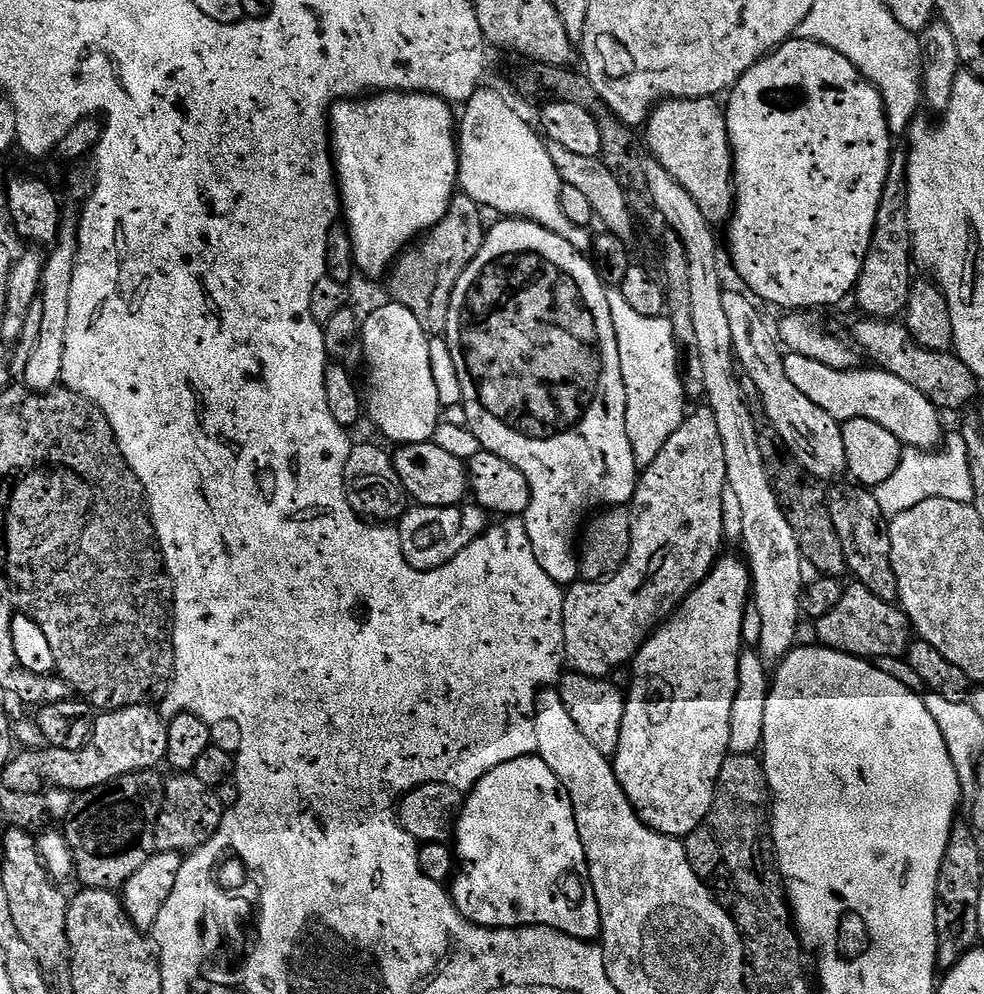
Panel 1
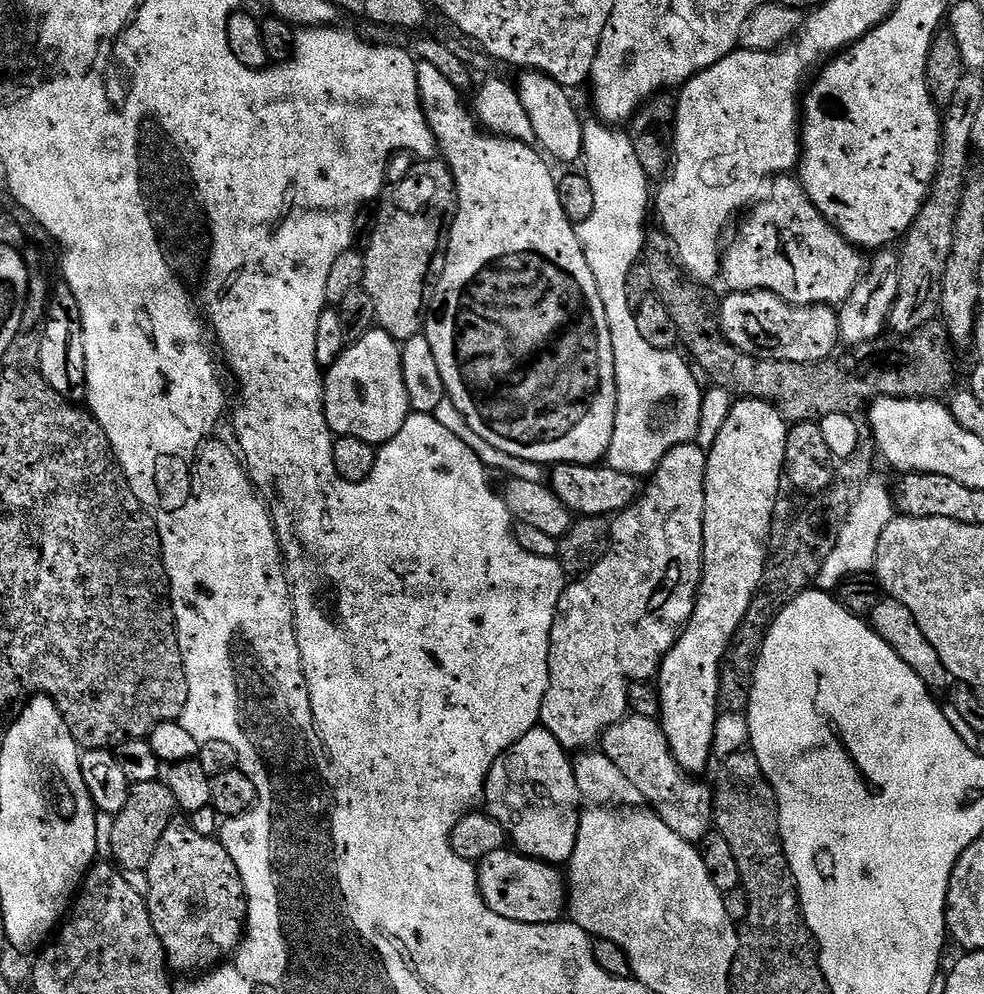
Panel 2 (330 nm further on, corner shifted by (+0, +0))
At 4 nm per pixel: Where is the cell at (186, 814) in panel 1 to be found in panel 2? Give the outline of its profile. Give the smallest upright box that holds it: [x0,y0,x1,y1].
[146,818,248,974]

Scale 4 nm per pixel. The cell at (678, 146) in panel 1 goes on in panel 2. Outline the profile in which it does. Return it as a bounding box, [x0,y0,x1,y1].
[722,174,866,306]

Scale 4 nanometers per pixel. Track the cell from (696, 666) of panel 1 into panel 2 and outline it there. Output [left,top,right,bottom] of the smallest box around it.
[658,399,789,774]

